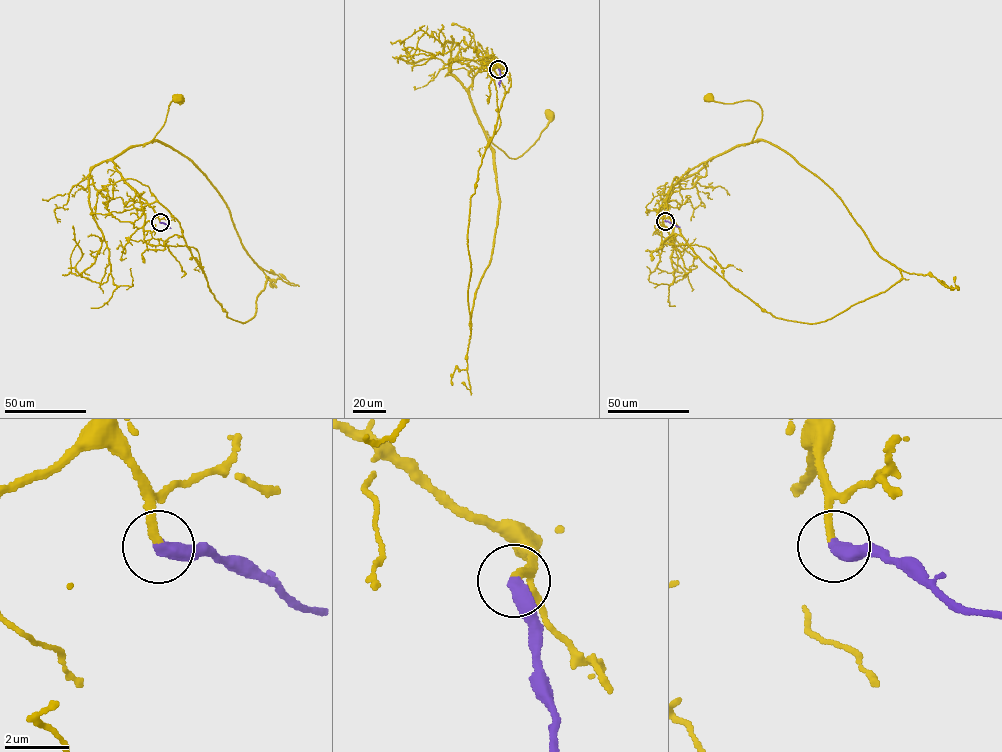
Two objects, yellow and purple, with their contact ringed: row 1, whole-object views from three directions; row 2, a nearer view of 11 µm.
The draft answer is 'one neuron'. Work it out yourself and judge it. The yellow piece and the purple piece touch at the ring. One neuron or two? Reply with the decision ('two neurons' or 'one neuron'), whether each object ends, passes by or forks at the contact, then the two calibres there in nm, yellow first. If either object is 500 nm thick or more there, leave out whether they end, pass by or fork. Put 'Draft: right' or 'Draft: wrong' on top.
Draft: right
one neuron | yellow ends | purple ends | 220/460 nm

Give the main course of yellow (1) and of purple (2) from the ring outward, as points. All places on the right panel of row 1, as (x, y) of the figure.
1: (665, 221), (664, 205), (680, 177), (749, 144), (761, 121), (762, 109), (754, 102), (726, 103), (708, 97)
2: (665, 221), (680, 227)

